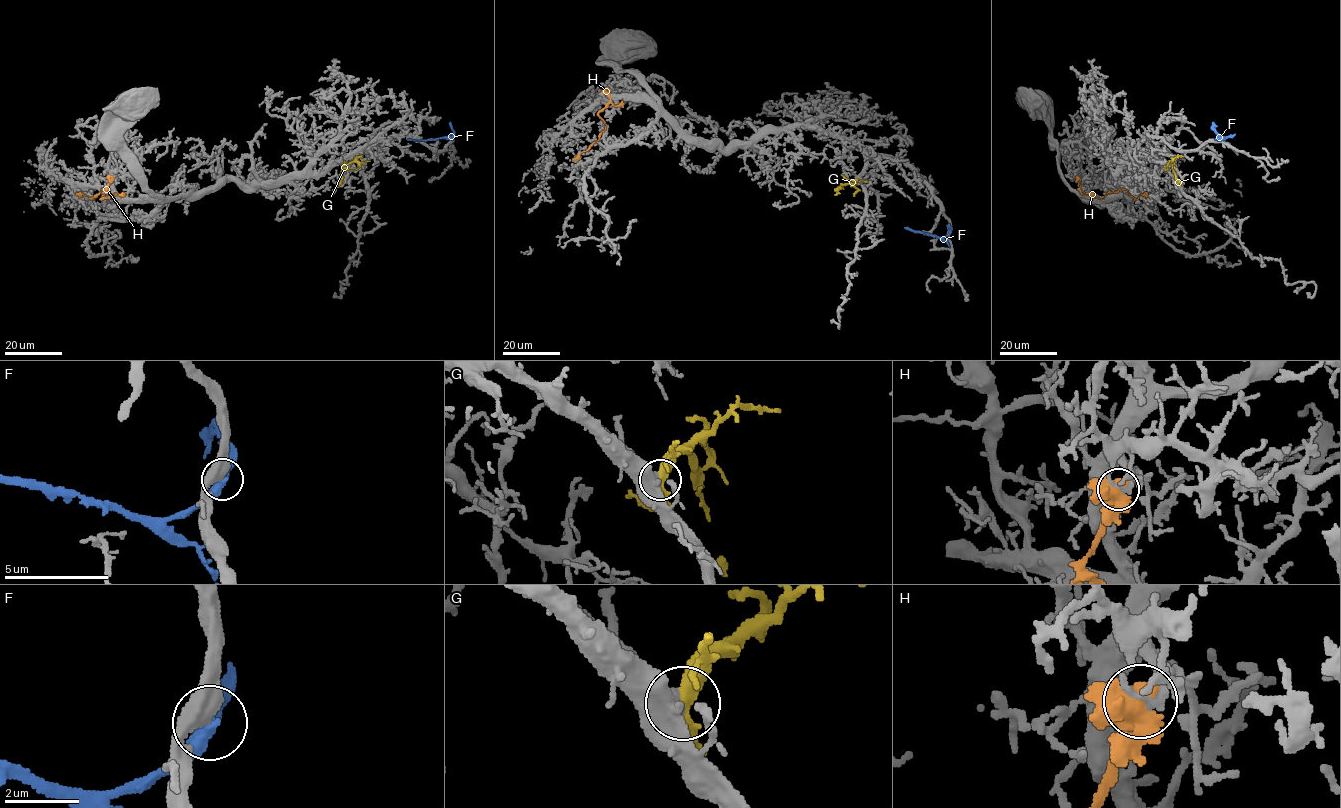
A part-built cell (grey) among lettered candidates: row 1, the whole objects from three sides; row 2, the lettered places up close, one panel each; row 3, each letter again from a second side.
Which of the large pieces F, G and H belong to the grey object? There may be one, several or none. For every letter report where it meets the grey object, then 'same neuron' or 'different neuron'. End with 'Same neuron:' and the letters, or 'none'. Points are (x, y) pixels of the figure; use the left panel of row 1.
F: contact (452, 139); different neuron
G: contact (359, 166); same neuron
H: contact (111, 177); different neuron
Same neuron: G

